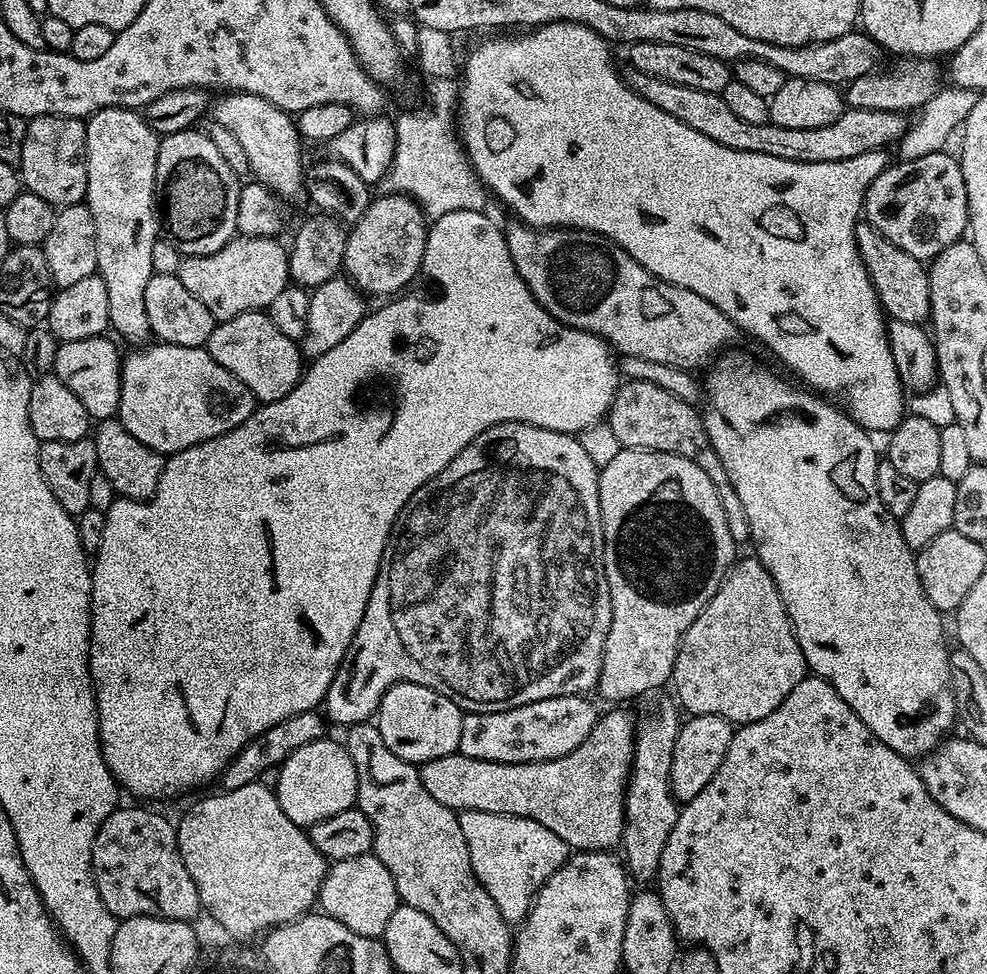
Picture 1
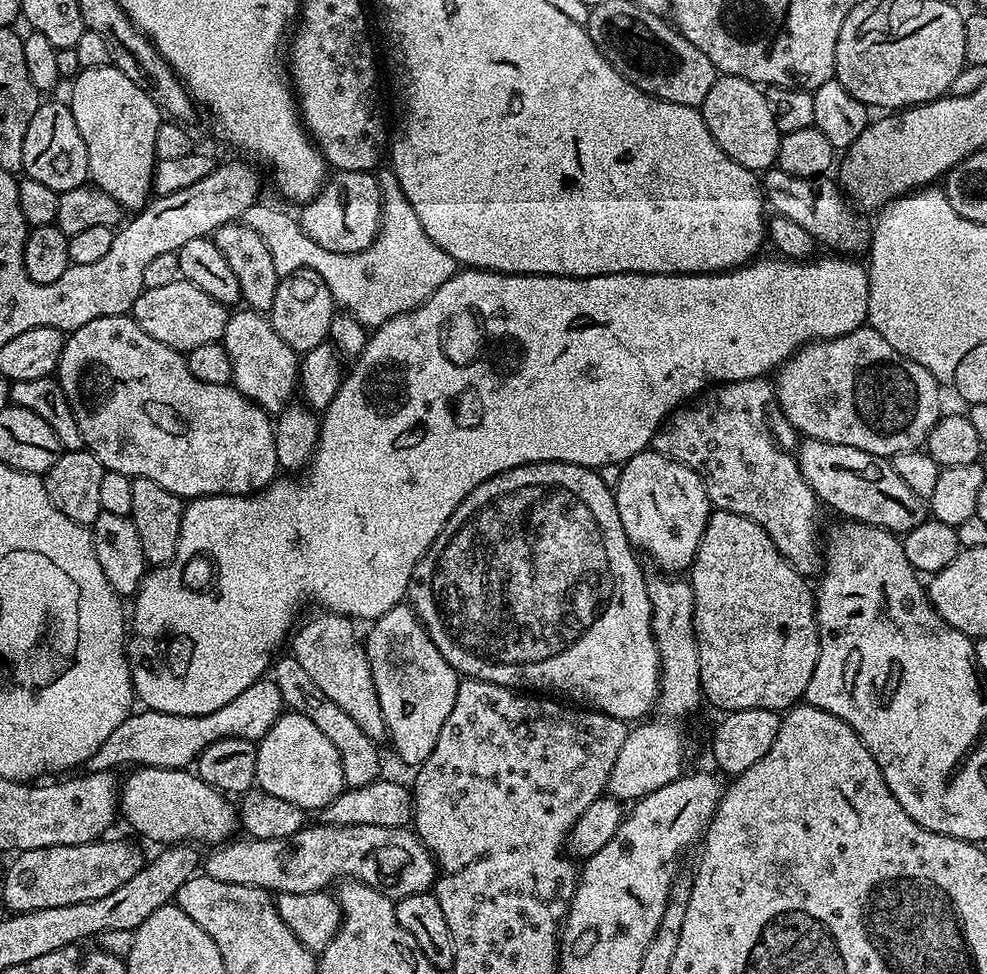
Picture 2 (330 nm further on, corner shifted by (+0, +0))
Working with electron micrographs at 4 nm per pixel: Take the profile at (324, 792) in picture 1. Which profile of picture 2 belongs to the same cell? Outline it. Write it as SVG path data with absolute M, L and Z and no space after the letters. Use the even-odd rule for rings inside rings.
M288 710L280 715L257 743L256 753L256 784L264 792L274 794L274 798L286 798L286 802L294 802L294 806L305 810L323 810L345 791L342 758L338 758L334 742L302 714Z

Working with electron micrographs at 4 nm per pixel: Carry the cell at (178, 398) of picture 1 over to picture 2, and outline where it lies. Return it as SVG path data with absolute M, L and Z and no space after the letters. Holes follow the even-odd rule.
M131 315L127 316L111 316L110 318L94 318L94 322L86 322L86 326L82 326L78 330L74 330L64 341L64 349L62 350L62 358L58 369L58 379L62 390L66 394L66 398L70 402L70 406L74 410L74 418L78 422L78 430L82 430L82 438L84 439L84 448L94 454L94 458L98 458L98 462L109 472L117 472L118 474L126 474L133 478L141 476L142 478L150 478L150 482L158 482L158 486L166 486L166 490L170 490L175 496L181 498L195 498L197 496L250 496L254 492L262 492L273 480L278 476L278 465L276 462L276 433L274 431L274 420L269 413L263 408L256 405L253 400L247 400L243 394L234 386L223 384L222 386L210 386L210 382L198 382L198 378L194 378L194 374L190 374L190 366L186 359L185 353L177 352L175 348L166 346L166 342L158 342L158 338L150 338L150 334L146 334L146 330L142 330L142 326L138 326L138 322L133 320Z

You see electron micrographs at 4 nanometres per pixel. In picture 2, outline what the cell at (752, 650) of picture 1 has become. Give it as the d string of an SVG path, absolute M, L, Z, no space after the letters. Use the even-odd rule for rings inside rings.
M719 510L713 511L708 517L708 525L702 534L702 542L700 549L696 551L696 558L692 561L690 569L690 583L692 585L692 593L694 594L694 618L696 619L696 645L698 646L698 662L700 663L700 690L705 701L708 700L716 708L721 708L721 713L737 712L738 710L754 710L761 708L762 710L770 710L771 712L783 713L785 710L793 707L797 702L804 700L804 691L806 686L810 686L810 678L814 674L814 666L818 662L818 654L820 653L820 627L816 625L816 598L813 589L808 589L809 581L796 571L787 558L776 549L774 542L770 542L770 534L766 534L766 530L762 530L762 526L758 526L758 522L750 522L750 518L742 518L742 514L730 514Z

